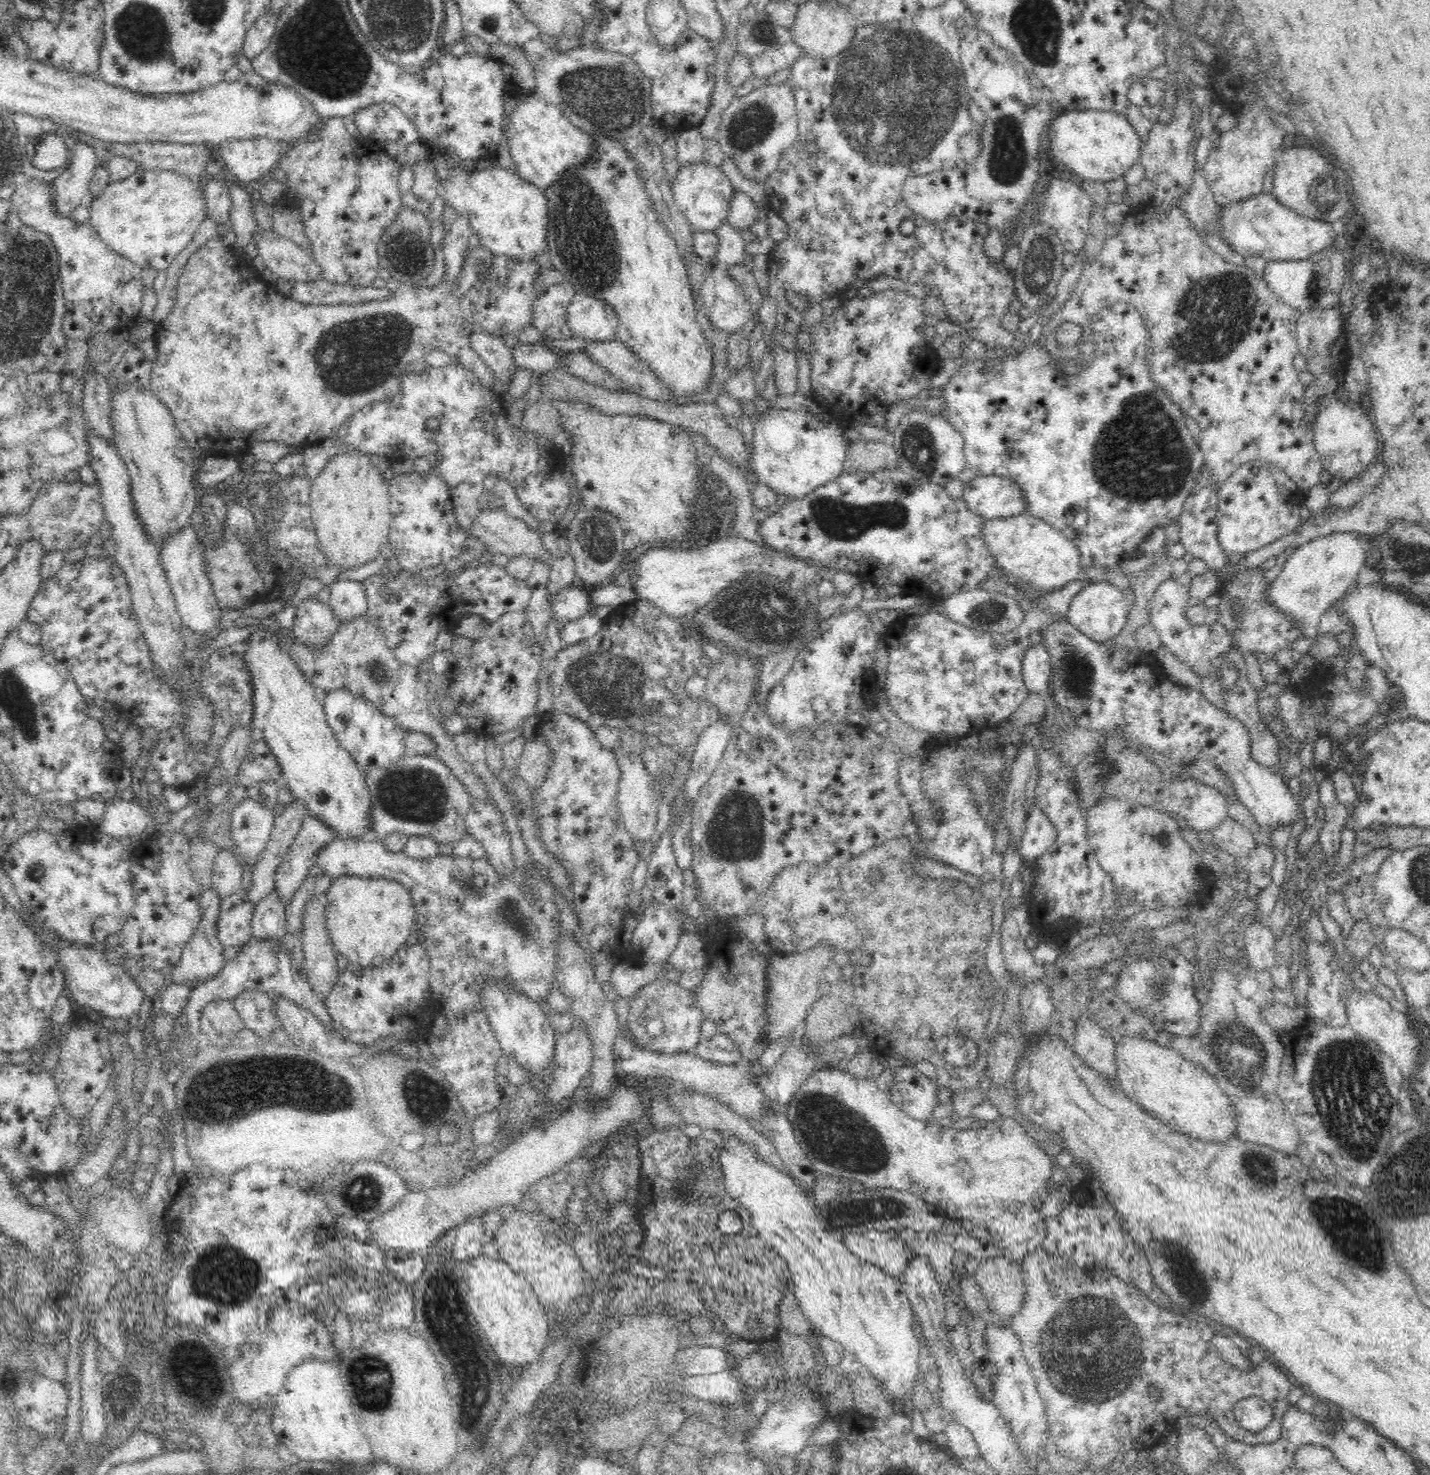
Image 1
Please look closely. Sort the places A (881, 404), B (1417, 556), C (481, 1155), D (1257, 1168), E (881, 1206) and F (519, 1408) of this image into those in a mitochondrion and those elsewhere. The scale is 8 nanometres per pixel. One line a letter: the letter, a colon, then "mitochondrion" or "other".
A: other
B: mitochondrion
C: other
D: mitochondrion
E: mitochondrion
F: other

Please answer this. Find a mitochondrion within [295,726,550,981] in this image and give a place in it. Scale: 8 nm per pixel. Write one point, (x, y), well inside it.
(417, 795)

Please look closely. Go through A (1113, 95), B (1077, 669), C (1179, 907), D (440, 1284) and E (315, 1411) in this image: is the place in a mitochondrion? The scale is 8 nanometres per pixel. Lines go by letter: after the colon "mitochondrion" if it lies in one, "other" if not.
A: other
B: mitochondrion
C: other
D: mitochondrion
E: other

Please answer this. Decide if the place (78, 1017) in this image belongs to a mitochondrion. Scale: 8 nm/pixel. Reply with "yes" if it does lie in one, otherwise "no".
no

